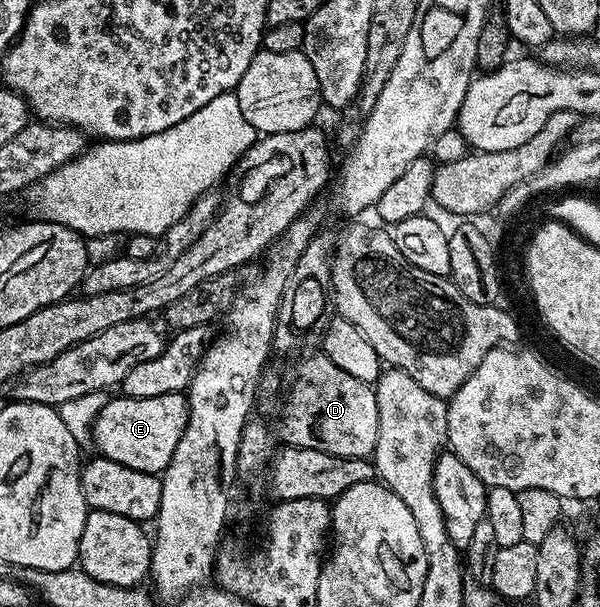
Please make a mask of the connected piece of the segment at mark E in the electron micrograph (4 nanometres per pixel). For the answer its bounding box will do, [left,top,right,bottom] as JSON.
[92,393,190,474]

